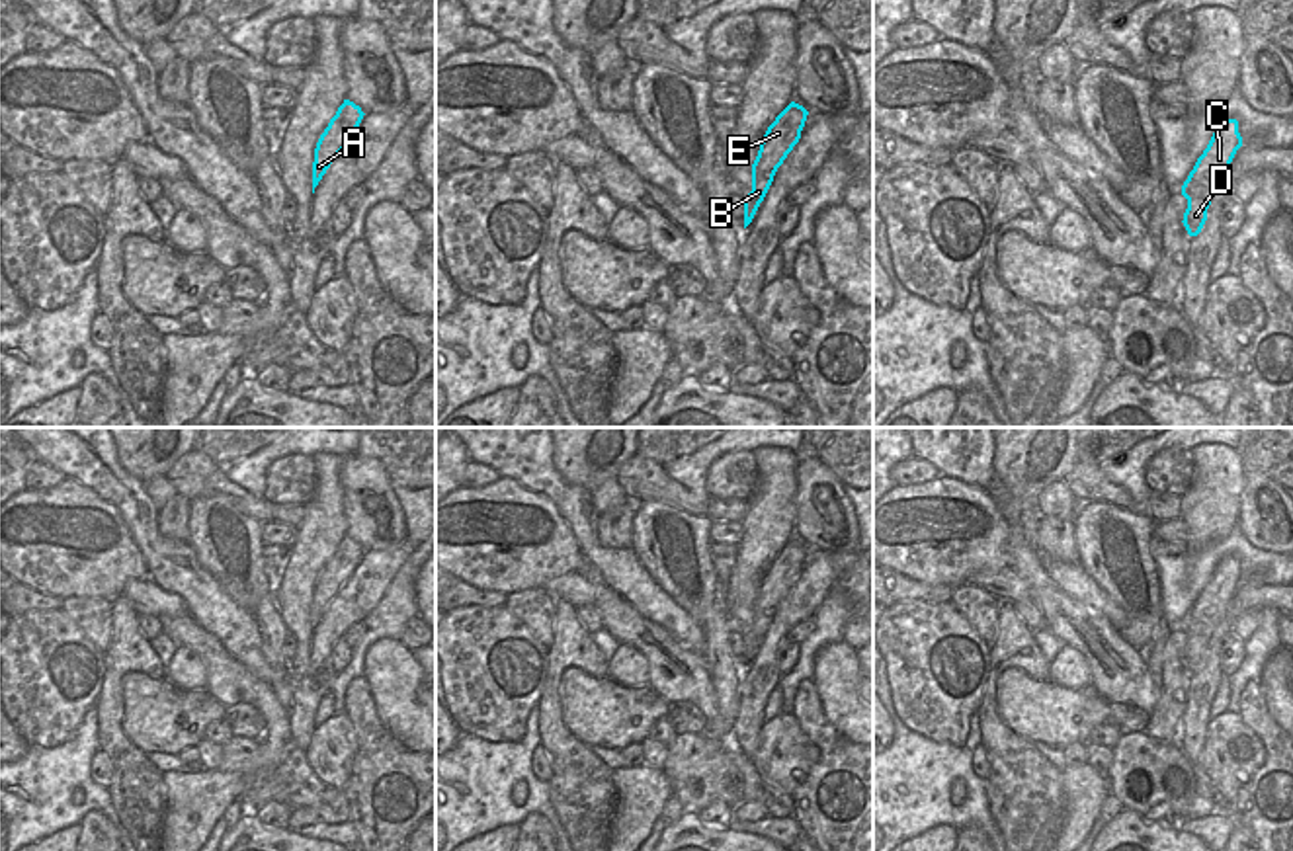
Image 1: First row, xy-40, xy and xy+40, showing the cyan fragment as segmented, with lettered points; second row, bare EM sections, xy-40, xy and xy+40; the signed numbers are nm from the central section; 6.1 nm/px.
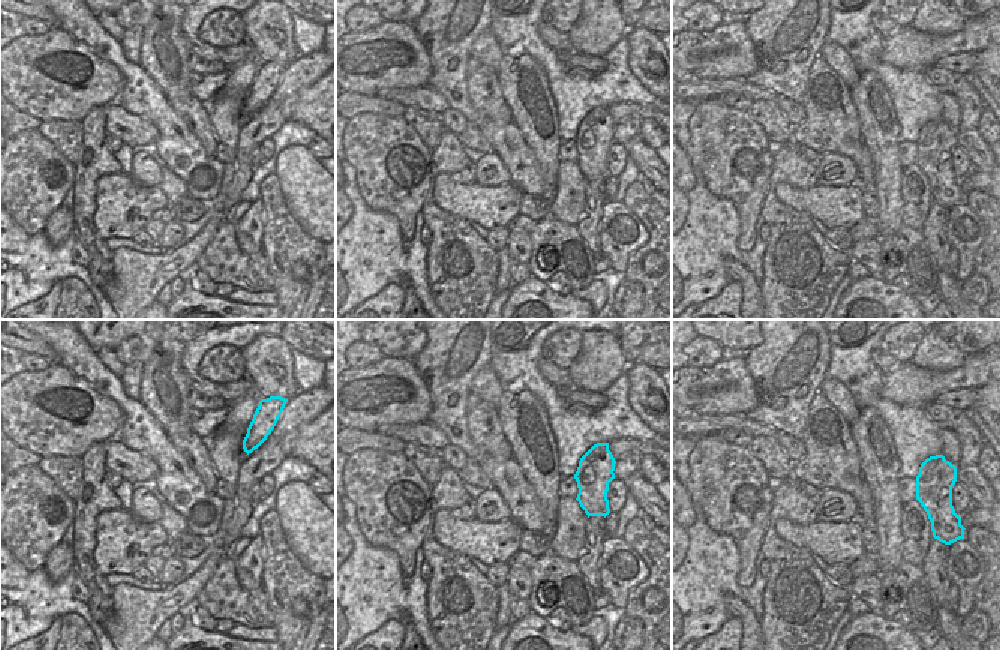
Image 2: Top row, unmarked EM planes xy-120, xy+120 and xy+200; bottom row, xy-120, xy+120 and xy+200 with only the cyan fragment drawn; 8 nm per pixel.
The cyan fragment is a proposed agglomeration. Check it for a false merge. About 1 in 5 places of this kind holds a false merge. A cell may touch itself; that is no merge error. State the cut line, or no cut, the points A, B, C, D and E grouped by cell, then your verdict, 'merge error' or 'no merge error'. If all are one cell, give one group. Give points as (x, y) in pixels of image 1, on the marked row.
no cut | A B C D E | no merge error

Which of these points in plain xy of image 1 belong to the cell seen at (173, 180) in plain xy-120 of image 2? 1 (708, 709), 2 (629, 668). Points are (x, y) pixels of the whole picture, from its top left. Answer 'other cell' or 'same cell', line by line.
1: same cell
2: other cell

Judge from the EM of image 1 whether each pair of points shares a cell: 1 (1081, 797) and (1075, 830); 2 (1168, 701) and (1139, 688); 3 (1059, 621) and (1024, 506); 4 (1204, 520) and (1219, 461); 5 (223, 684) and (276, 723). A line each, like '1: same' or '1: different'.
1: same
2: different
3: same
4: same
5: same

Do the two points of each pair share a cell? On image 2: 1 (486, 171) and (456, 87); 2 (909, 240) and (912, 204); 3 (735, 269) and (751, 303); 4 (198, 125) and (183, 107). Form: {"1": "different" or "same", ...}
{"1": "different", "2": "different", "3": "same", "4": "same"}

